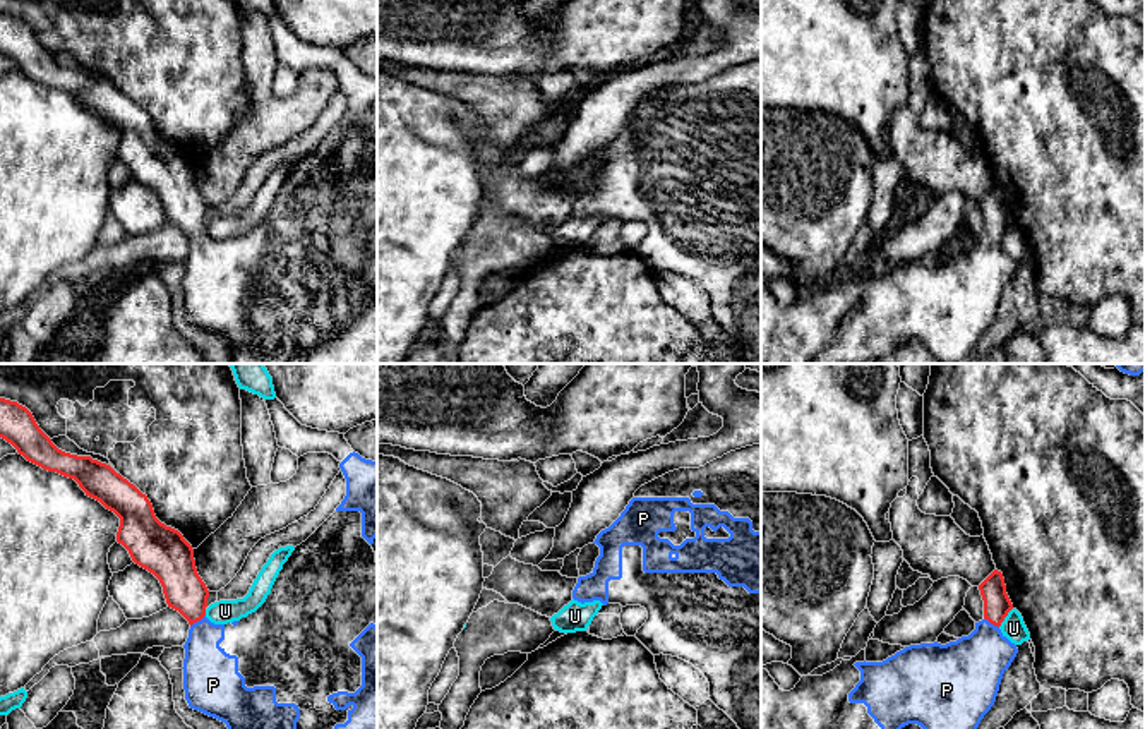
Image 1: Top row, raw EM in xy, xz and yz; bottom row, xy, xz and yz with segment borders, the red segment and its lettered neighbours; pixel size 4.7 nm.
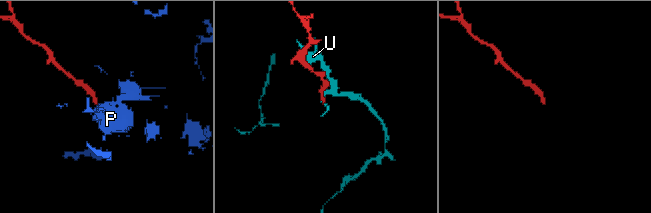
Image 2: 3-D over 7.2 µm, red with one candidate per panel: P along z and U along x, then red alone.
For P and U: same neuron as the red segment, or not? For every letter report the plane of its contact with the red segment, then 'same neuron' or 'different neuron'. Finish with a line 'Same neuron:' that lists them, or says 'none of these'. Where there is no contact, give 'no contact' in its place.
P: xy | same neuron
U: yz | different neuron
Same neuron: P

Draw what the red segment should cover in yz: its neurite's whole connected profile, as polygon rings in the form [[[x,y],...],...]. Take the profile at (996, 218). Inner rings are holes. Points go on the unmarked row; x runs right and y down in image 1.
[[[994,185],[979,206],[984,216],[984,235],[975,238],[968,252],[956,257],[910,261],[883,278],[867,278],[864,264],[823,292],[802,292],[790,307],[783,307],[761,283],[761,364],[866,364],[895,352],[908,340],[920,341],[939,364],[958,364],[975,352],[980,336],[996,317],[1004,286],[1018,269],[1016,261],[999,245],[1013,225],[1003,189]]]

